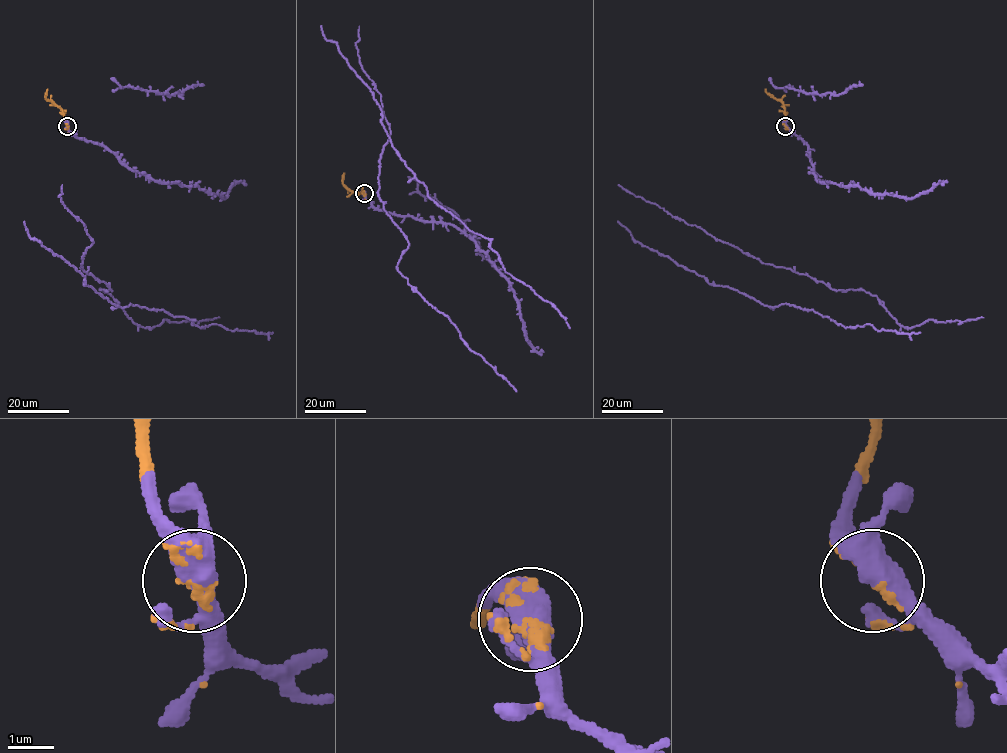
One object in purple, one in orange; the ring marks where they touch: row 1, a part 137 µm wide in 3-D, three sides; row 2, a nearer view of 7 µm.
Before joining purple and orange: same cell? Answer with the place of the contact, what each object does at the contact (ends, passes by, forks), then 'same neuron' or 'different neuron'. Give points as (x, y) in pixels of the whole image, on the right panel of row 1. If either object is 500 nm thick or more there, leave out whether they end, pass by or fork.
(785, 126) | purple forks | orange passes by | same neuron

